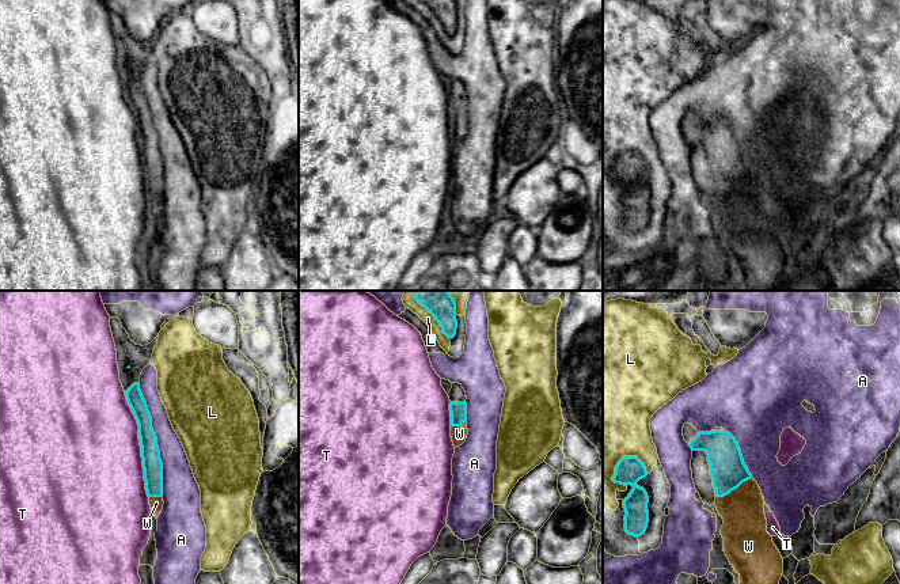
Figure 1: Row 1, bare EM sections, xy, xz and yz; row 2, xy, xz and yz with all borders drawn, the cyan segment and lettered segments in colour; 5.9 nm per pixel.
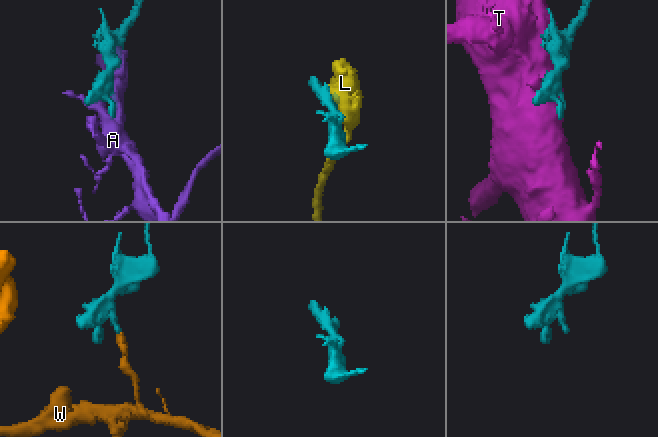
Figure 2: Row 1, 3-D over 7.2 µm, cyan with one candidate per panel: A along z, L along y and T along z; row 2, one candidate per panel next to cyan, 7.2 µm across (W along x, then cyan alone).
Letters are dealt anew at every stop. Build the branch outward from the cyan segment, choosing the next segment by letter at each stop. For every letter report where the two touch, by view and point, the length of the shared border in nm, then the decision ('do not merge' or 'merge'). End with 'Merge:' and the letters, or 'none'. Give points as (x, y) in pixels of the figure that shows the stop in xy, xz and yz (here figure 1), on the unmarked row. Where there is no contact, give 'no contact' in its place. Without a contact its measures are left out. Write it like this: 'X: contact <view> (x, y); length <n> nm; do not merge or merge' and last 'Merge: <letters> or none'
A: contact xy (162, 159); length 380 nm; do not merge
L: contact yz (626, 152); length 220 nm; do not merge
T: contact xy (143, 163); length 360 nm; do not merge
W: contact yz (733, 185); length 240 nm; merge
Merge: W

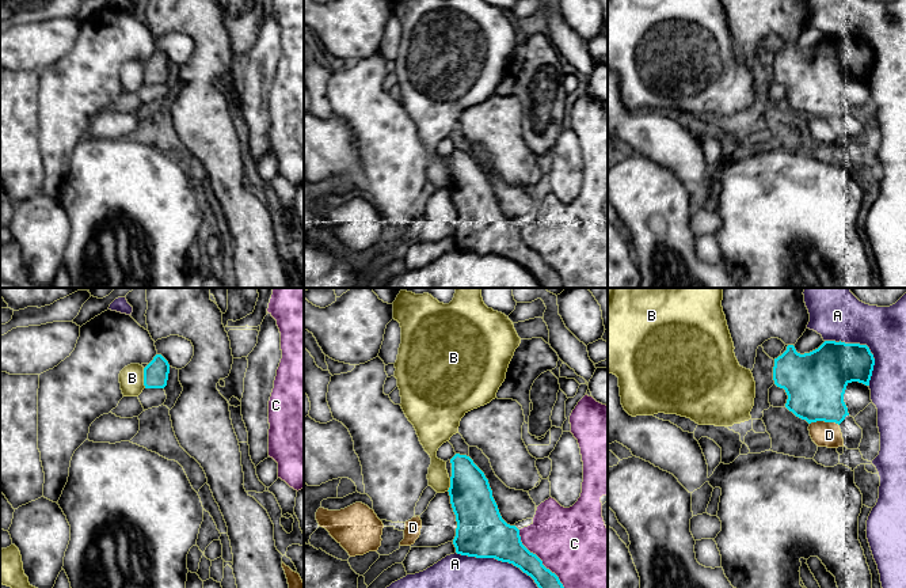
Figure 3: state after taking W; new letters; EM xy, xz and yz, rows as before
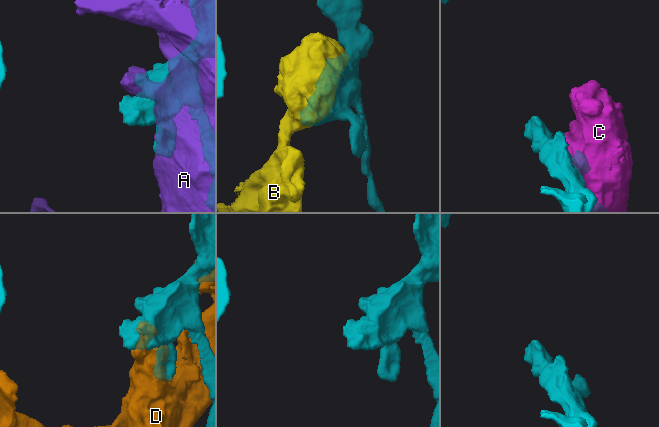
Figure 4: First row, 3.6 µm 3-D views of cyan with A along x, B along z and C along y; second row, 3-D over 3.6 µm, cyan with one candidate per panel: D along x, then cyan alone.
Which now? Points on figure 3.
A: contact xz (501, 255); length 550 nm; do not merge
B: contact xy (144, 74); length 120 nm; do not merge
C: contact xz (541, 257); length 460 nm; do not merge
D: contact yz (825, 117); length 180 nm; do not merge
Merge: none

